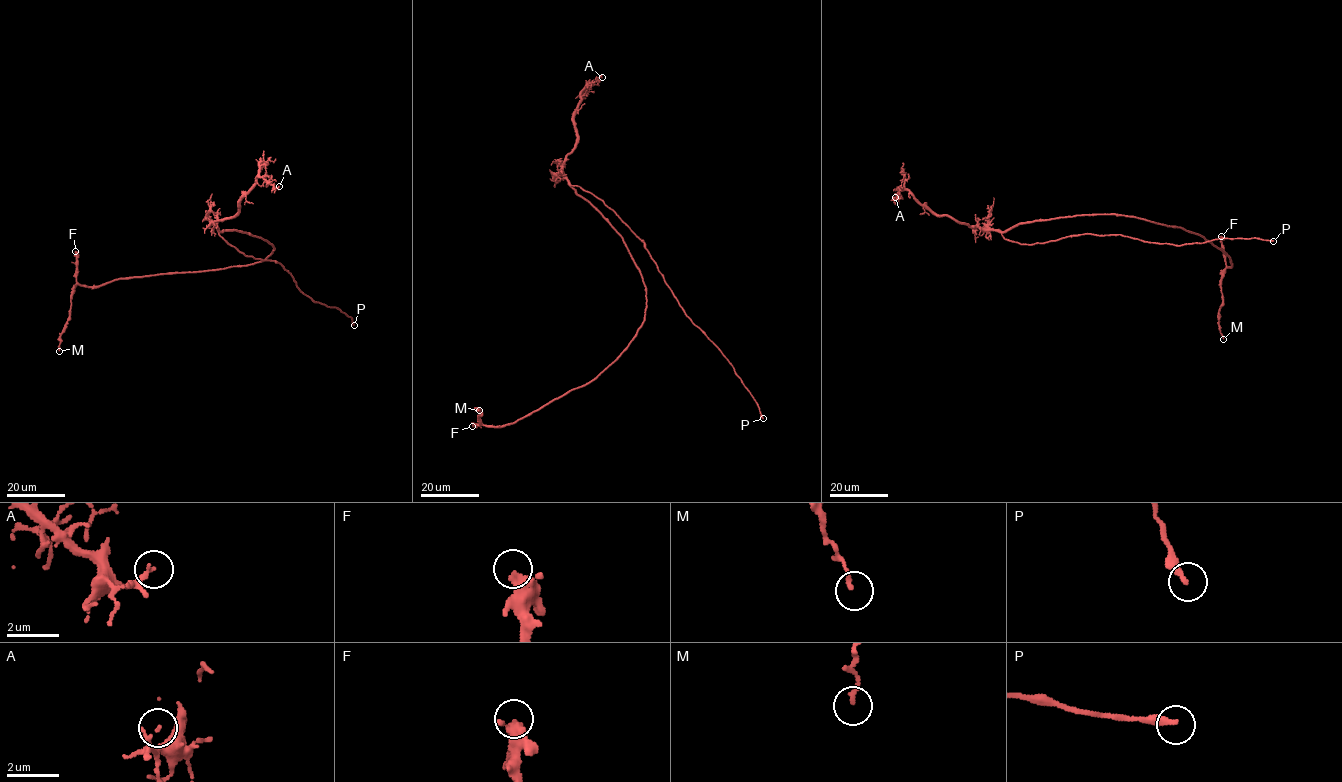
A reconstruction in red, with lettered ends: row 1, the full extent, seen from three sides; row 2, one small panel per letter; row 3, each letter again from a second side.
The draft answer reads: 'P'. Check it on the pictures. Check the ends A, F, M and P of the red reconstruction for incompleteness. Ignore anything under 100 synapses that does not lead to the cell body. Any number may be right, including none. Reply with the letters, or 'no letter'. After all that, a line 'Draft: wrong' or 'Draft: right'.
P
Draft: right

